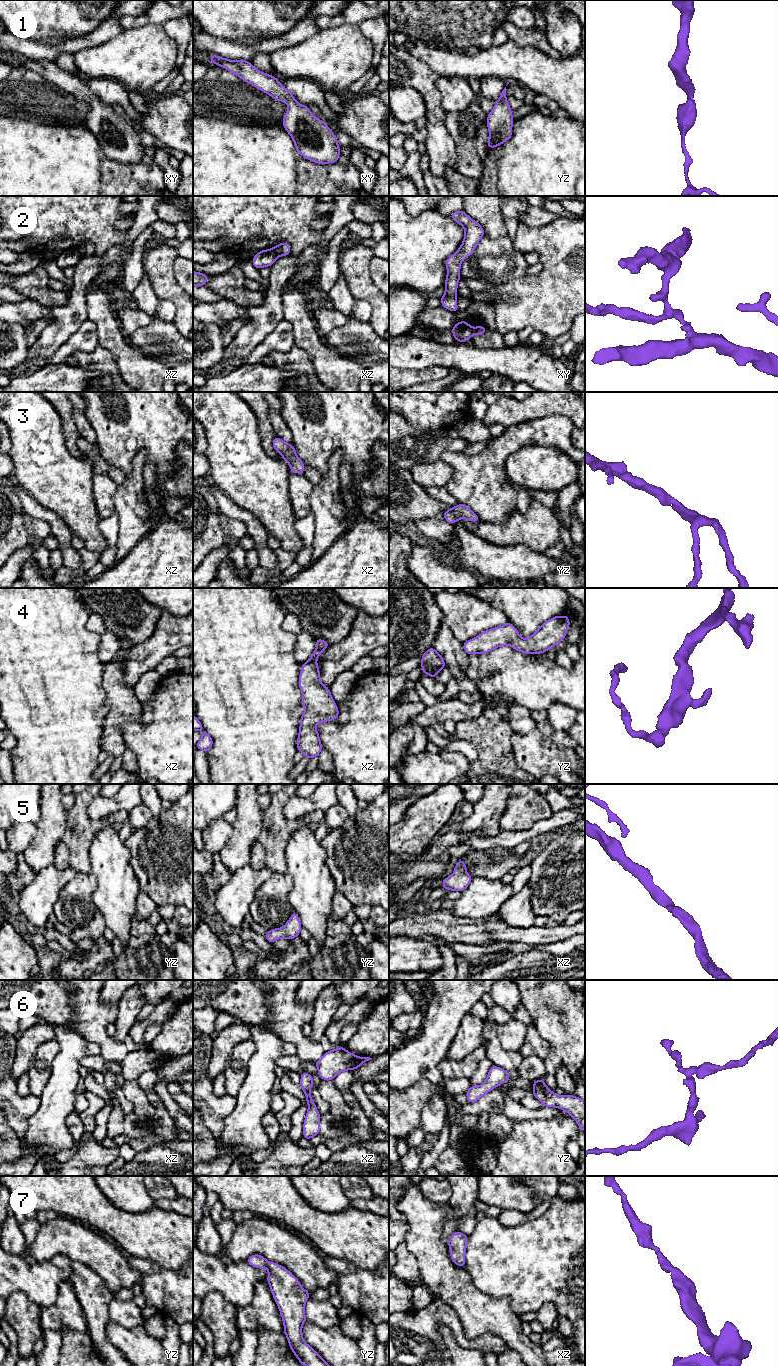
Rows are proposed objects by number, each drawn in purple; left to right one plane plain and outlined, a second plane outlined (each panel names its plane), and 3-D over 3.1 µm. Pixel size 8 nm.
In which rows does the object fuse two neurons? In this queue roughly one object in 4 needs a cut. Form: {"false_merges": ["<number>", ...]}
{"false_merges": ["2"]}

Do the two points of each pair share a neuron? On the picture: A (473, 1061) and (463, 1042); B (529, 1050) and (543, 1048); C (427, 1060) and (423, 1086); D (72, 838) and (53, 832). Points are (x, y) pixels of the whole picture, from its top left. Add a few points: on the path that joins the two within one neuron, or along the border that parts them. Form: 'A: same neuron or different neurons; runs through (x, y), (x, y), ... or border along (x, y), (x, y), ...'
A: different neurons; border along (481, 1044), (461, 1060), (447, 1059)
B: same neuron; runs through (532, 1048), (540, 1048)
C: different neurons; border along (442, 1078), (440, 1085), (419, 1079), (403, 1090)
D: different neurons; border along (67, 812), (66, 827), (60, 839)

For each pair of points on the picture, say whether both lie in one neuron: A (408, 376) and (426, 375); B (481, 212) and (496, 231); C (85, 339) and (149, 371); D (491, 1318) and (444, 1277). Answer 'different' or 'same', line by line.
A: same
B: same
C: different
D: same

